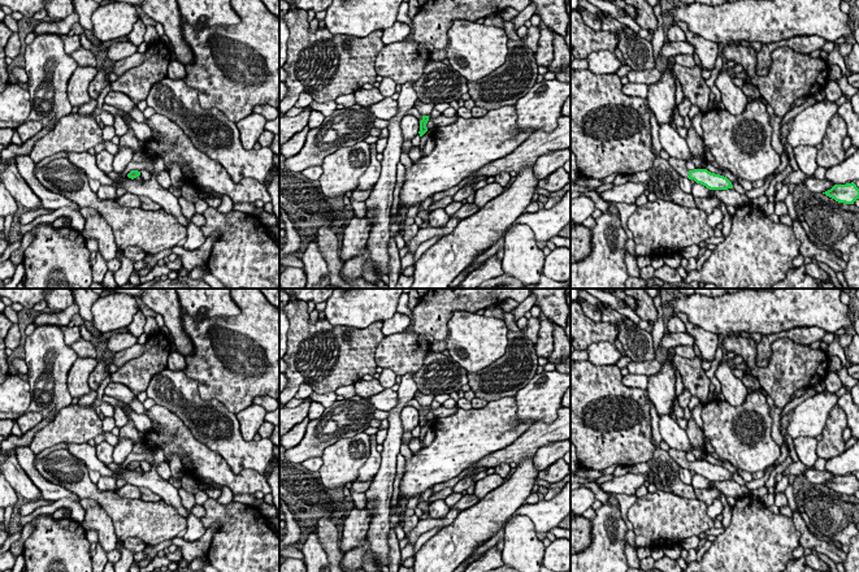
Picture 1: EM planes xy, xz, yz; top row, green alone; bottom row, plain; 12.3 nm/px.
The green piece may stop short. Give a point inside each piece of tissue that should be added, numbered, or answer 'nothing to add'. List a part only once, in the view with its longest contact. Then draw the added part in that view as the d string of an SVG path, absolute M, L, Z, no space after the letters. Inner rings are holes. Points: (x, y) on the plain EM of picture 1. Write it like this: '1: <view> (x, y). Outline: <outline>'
1: xz (424, 399). Outline: M416 391L413 399L416 399L422 407L429 407L431 402L434 400L434 395Z

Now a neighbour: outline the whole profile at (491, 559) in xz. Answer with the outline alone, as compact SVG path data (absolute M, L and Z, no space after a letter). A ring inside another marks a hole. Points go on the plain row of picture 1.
M493 546L476 562L470 563L464 572L489 572L502 567L503 564L502 552L496 546Z

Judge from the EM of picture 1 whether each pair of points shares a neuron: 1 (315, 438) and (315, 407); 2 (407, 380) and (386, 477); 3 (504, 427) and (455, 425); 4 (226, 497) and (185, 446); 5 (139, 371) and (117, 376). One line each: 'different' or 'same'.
1: different
2: same
3: same
4: different
5: same

